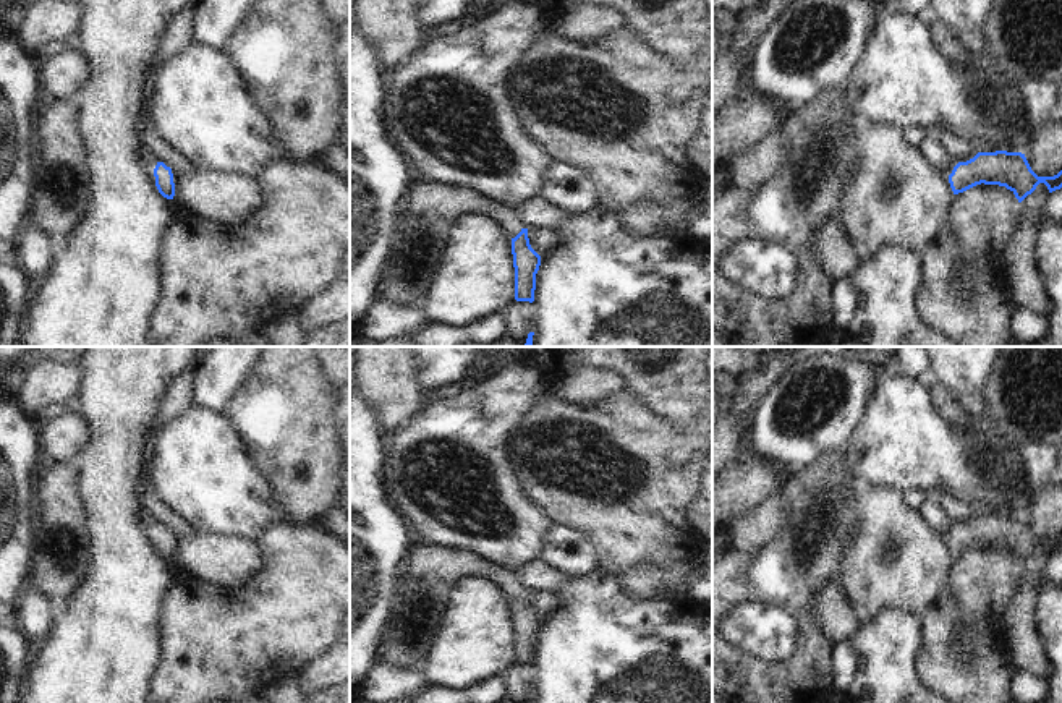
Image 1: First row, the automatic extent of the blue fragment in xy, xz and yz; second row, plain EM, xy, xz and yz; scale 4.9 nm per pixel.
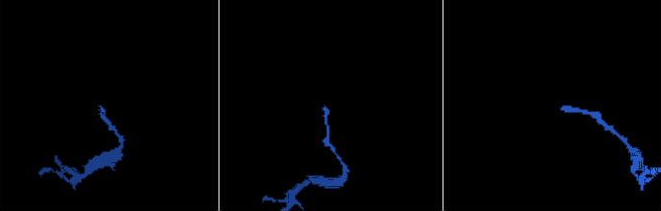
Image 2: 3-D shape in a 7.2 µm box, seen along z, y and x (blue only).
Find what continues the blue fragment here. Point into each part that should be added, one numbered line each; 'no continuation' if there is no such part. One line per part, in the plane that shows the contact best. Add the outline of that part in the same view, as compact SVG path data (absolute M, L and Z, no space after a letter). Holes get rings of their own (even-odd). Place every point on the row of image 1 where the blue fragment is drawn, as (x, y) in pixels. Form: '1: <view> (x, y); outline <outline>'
1: xz (428, 213); outline M414 178L401 204L395 248L382 272L384 300L421 309L450 228L463 214L486 215L512 238L521 232L515 209L466 188Z

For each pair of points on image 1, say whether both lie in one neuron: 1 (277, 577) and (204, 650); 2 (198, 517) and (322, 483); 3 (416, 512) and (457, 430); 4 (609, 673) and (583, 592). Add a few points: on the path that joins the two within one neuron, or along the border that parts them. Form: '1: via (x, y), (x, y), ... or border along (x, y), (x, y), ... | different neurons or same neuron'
1: via (259, 595), (222, 632) | same neuron
2: border along (253, 464), (287, 520) | different neurons
3: via (407, 486), (426, 462), (431, 439) | same neuron
4: via (599, 653), (591, 611) | same neuron

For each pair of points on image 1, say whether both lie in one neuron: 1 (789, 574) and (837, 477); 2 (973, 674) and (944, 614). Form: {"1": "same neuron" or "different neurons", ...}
{"1": "same neuron", "2": "same neuron"}

